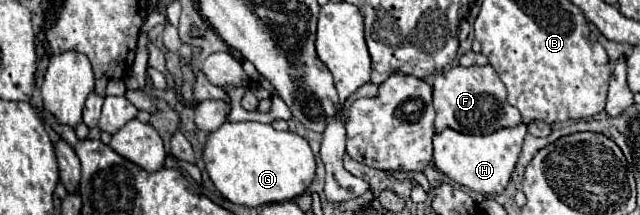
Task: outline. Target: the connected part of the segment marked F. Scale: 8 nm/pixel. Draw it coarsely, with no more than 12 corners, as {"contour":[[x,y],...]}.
{"contour":[[455,66],[433,82],[435,132],[521,124],[497,72]]}

